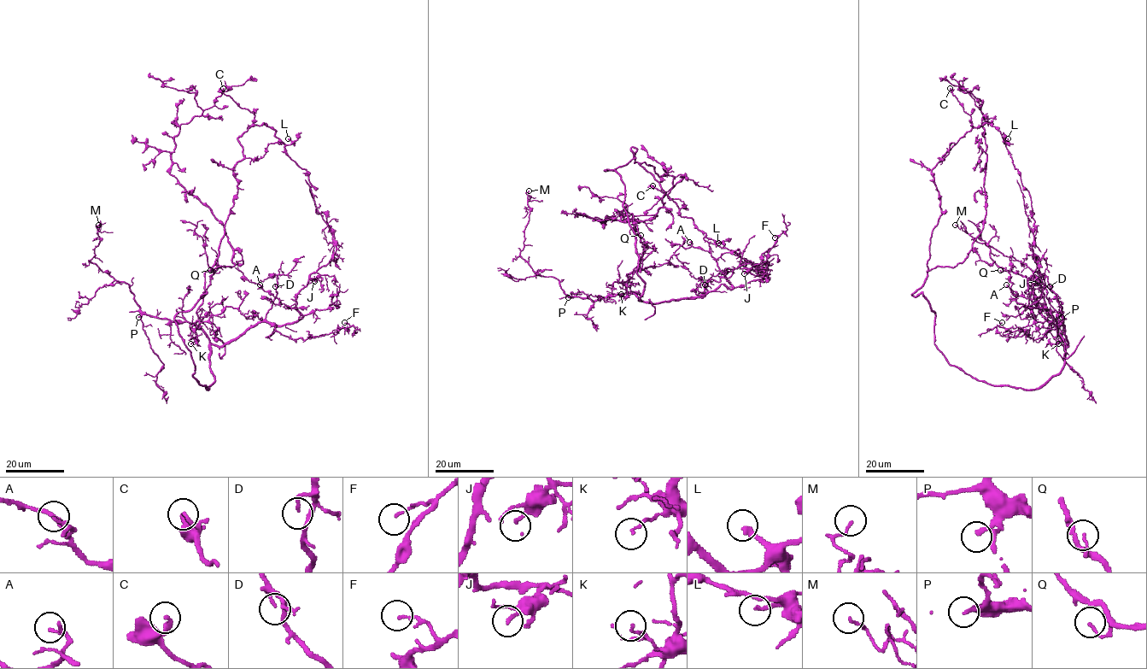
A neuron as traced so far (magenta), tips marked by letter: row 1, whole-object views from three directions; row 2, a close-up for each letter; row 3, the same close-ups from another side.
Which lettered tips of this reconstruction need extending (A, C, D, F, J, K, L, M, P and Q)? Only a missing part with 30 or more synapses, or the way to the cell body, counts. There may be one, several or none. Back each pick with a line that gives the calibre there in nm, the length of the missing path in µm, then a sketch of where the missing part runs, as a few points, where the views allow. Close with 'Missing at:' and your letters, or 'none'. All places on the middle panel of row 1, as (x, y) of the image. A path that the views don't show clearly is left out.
P: Thickness 190 nm. Missing length about 40 µm. Course of what is missing: (568, 297), (533, 302), (526, 313), (517, 315), (520, 317), (518, 311)
Missing at: P

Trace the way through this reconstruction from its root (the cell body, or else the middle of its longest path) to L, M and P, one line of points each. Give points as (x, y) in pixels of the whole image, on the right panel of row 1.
L: (934, 338), (930, 303), (912, 296), (927, 276), (941, 214), (932, 169), (985, 123), (1005, 144), (1008, 138)
M: (934, 338), (950, 364), (994, 385), (1039, 388), (1064, 362), (1057, 296), (1037, 272), (955, 225)
P: (934, 338), (948, 362), (974, 378), (994, 385), (1035, 389), (1063, 366), (1065, 341), (1057, 328), (1062, 317)

